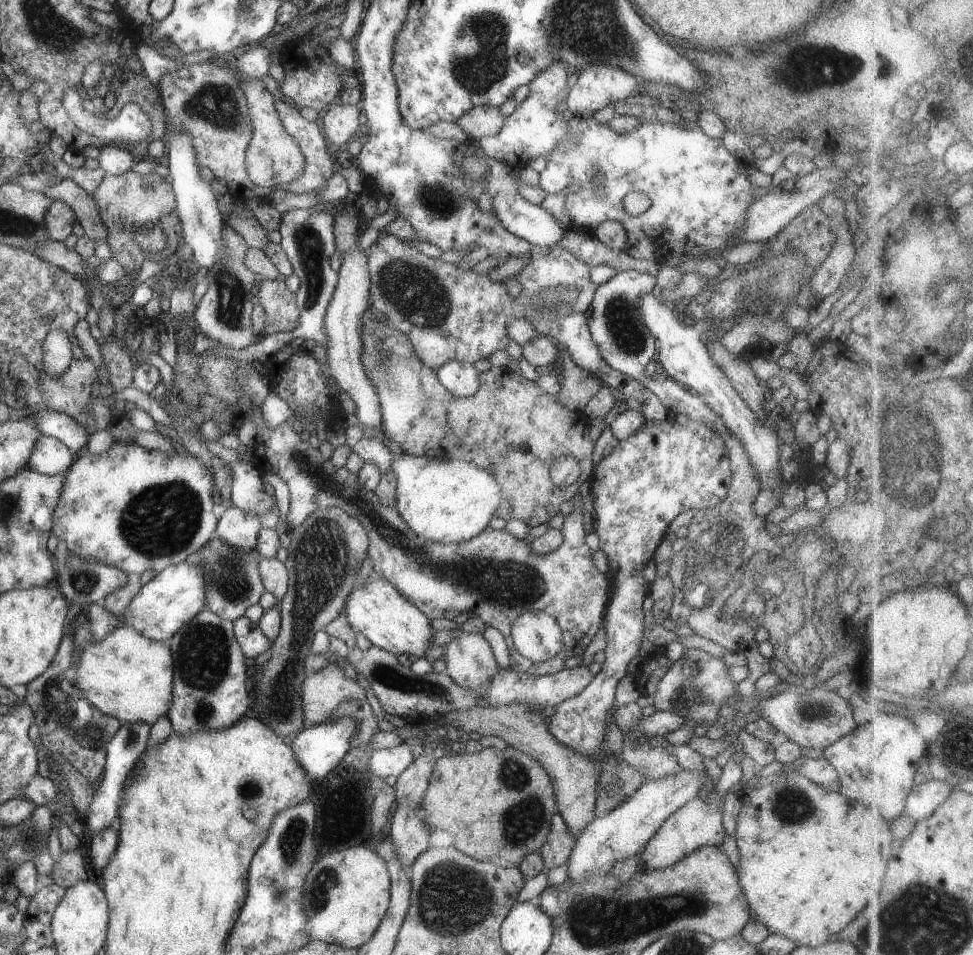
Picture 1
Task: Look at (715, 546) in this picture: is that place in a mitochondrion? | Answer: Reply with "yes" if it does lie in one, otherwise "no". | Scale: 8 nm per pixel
yes

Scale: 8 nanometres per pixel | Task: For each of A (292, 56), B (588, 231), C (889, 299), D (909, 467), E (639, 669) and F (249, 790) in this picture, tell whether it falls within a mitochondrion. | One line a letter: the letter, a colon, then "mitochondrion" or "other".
A: other
B: other
C: other
D: mitochondrion
E: other
F: mitochondrion

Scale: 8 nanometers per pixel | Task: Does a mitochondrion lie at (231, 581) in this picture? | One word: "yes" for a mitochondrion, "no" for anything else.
yes

